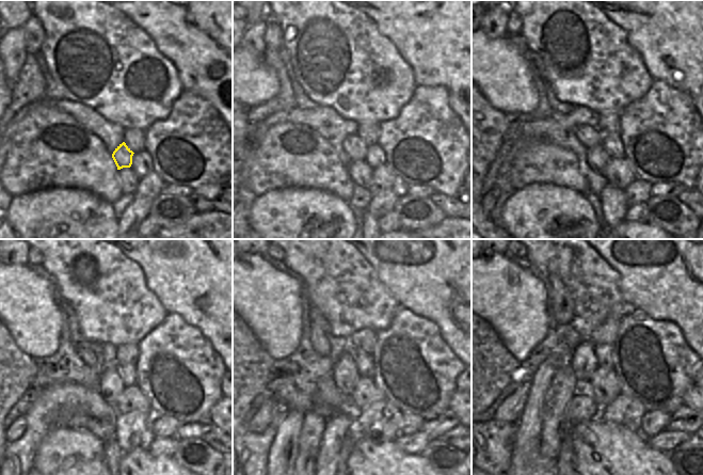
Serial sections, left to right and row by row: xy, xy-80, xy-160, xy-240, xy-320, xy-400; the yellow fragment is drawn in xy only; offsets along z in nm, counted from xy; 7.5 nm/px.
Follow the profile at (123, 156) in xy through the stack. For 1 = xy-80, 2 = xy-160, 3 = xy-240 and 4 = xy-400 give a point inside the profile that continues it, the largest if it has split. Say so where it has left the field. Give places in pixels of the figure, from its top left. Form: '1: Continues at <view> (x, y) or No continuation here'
1: Continues at xy-80 (356, 149)
2: Continues at xy-160 (589, 137)
3: Continues at xy-240 (88, 355)
4: Continues at xy-400 (566, 302)

